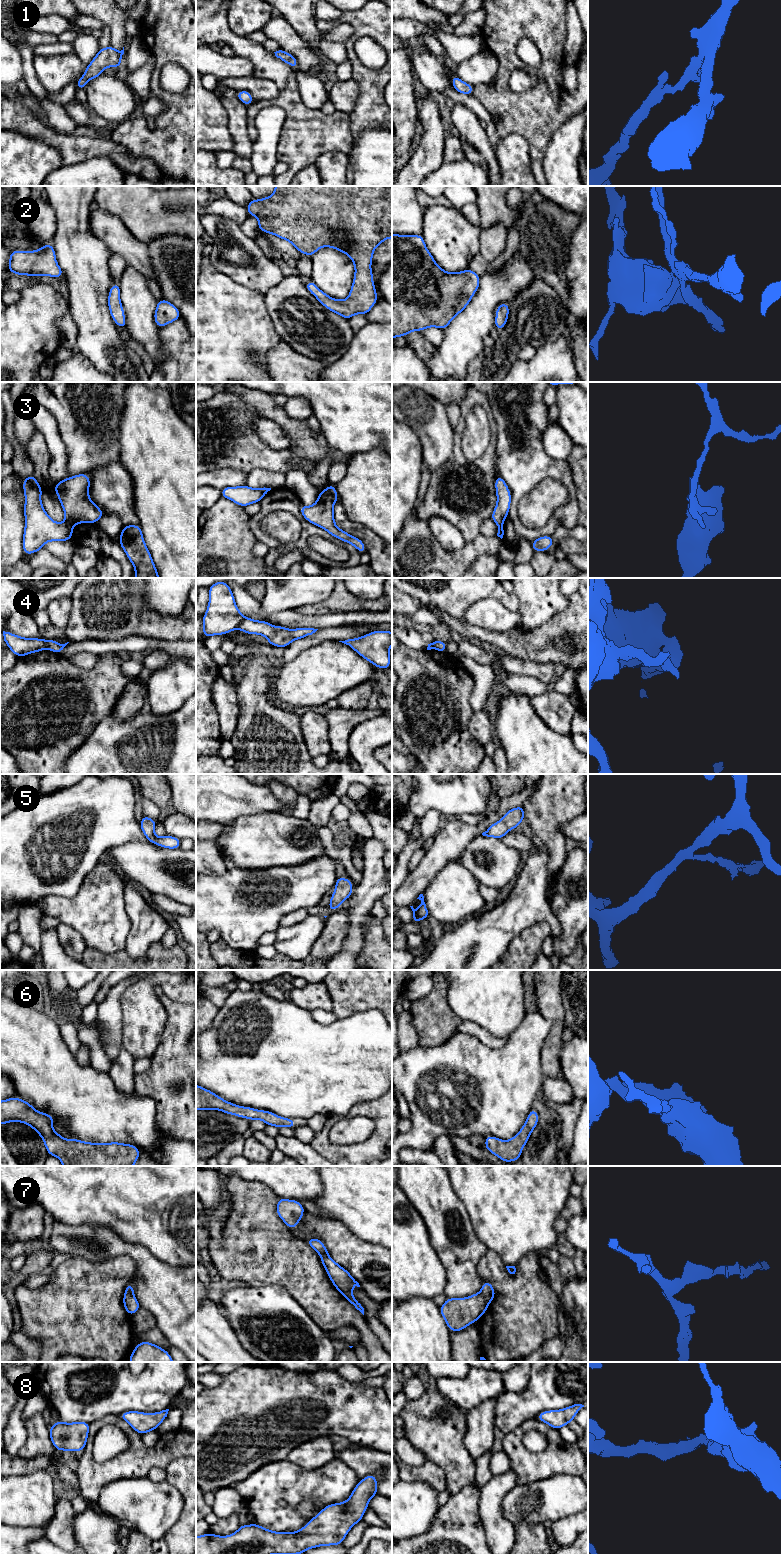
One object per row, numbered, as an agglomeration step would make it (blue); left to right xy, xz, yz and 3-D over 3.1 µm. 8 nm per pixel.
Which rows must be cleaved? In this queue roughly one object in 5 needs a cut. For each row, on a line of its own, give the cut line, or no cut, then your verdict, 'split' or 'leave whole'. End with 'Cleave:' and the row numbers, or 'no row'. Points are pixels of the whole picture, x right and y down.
1: no cut | leave whole
2: no cut | leave whole
3: xy (65, 521), (71, 526) | split
4: xz (244, 618), (237, 626) | split
5: no cut | leave whole
6: no cut | leave whole
7: yz (480, 1292), (489, 1302) | split
8: no cut | leave whole
Cleave: 3, 4, 7

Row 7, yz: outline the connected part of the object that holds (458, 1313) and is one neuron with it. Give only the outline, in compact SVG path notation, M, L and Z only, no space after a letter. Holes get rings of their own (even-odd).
M481 1292L465 1298L447 1298L440 1313L450 1331L462 1331L478 1321L487 1311L489 1302Z

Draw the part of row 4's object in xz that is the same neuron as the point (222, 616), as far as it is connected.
M218 581L208 588L210 597L202 617L203 637L224 635L234 631L244 616L236 606L234 595L225 581Z

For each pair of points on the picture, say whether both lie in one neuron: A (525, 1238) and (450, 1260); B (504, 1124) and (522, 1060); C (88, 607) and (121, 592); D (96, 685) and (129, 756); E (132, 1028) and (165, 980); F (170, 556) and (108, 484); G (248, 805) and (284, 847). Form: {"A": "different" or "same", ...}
{"A": "different", "B": "same", "C": "same", "D": "different", "E": "same", "F": "different", "G": "different"}

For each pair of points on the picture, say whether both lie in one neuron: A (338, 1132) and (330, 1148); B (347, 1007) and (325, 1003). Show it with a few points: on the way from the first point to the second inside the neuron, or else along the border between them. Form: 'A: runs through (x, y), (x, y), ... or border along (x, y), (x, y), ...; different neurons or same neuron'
A: border along (330, 1128), (329, 1141), (335, 1144), (356, 1143); different neurons
B: border along (323, 982), (331, 999), (332, 1010); different neurons

